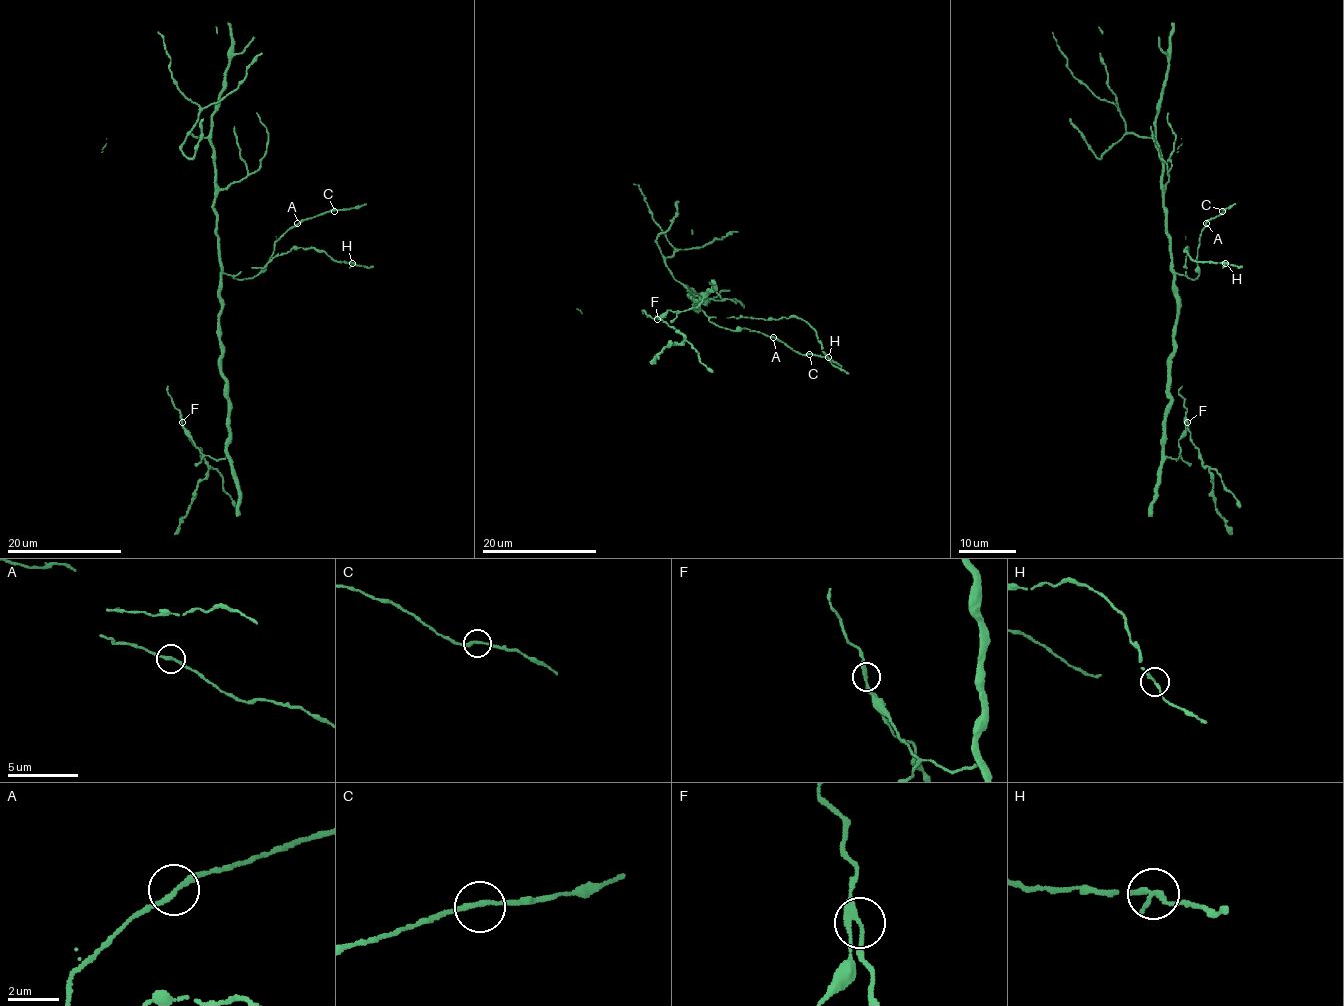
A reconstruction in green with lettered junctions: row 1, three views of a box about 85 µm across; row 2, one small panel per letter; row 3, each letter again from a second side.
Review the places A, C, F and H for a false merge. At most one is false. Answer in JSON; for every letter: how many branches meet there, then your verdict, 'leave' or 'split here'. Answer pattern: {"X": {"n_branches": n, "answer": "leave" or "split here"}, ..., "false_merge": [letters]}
{"A": {"n_branches": 2, "answer": "leave"}, "C": {"n_branches": 2, "answer": "leave"}, "F": {"n_branches": 2, "answer": "split here"}, "H": {"n_branches": 2, "answer": "leave"}, "false_merge": ["F"]}

